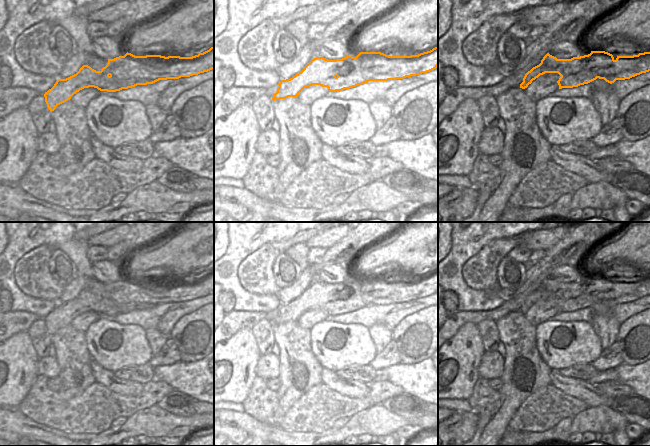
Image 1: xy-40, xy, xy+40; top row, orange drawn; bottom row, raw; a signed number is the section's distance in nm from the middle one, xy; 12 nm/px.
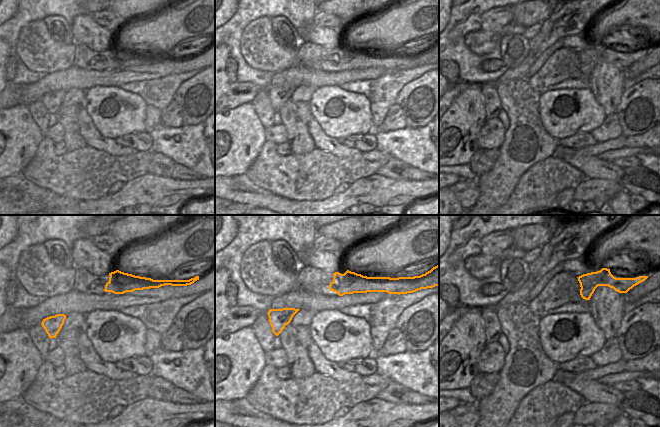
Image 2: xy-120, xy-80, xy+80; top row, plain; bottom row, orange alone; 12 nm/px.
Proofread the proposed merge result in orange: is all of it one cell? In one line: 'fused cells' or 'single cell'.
fused cells

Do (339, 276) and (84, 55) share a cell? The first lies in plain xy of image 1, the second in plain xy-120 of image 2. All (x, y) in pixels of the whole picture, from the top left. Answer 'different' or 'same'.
different

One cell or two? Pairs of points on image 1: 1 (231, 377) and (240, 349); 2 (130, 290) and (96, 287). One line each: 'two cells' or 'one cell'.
1: one cell
2: one cell

